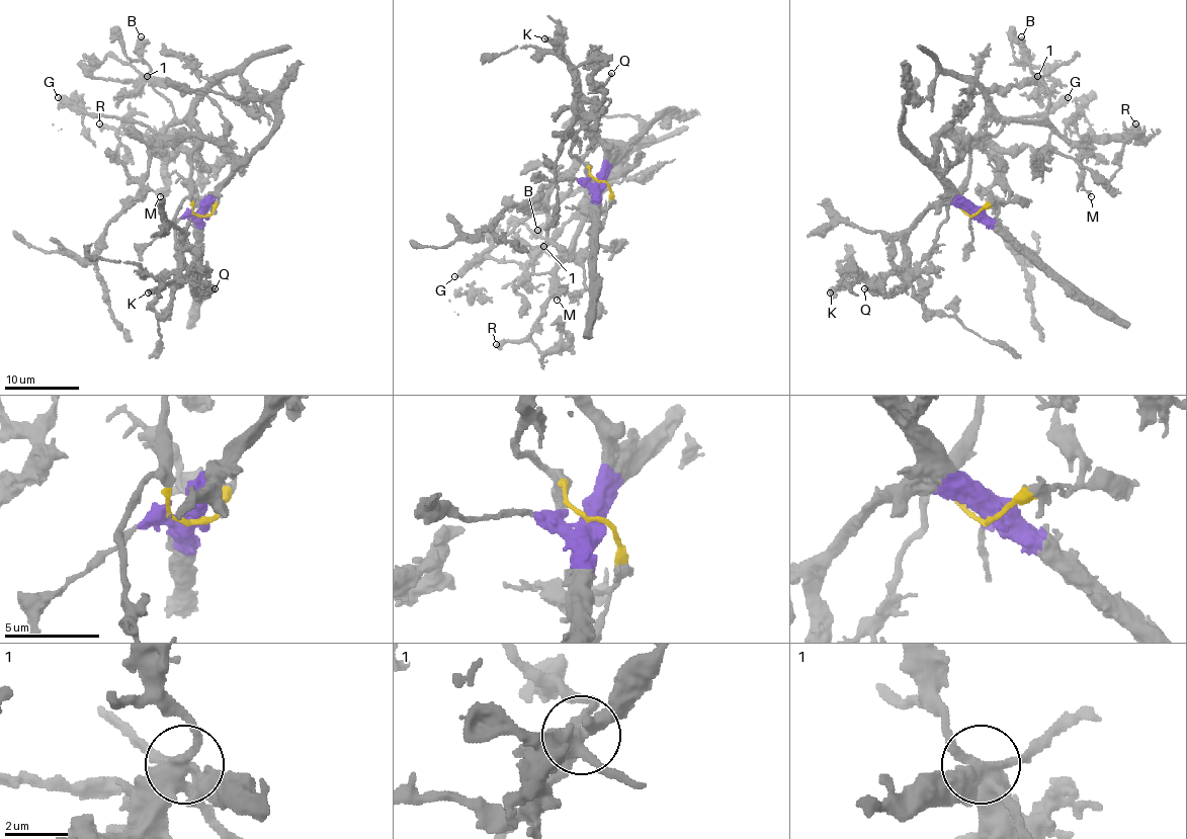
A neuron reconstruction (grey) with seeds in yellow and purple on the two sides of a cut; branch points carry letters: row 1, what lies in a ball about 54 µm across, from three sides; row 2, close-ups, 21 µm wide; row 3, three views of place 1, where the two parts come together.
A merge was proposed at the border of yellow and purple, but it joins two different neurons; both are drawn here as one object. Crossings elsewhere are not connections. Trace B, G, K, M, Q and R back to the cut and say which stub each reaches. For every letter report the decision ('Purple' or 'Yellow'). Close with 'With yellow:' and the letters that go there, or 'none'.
B: Yellow
G: Purple
K: Purple
M: Yellow
Q: Yellow
R: Yellow
With yellow: B, M, Q, R

